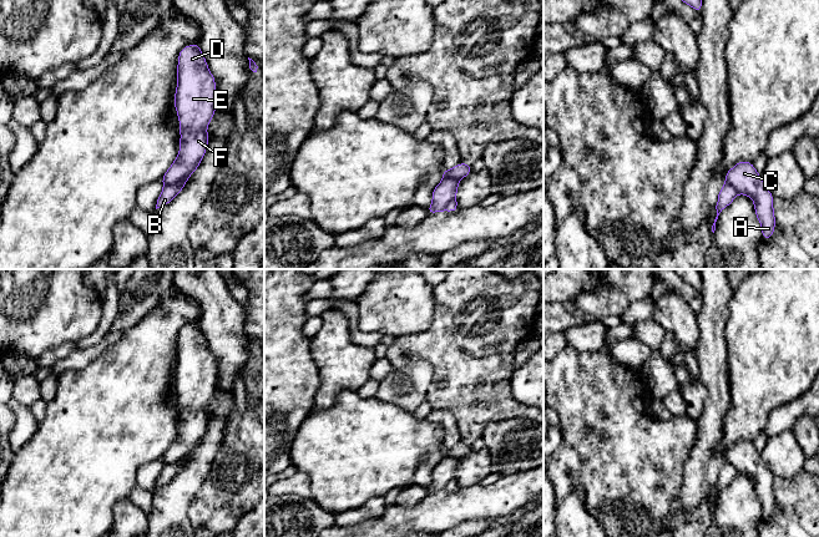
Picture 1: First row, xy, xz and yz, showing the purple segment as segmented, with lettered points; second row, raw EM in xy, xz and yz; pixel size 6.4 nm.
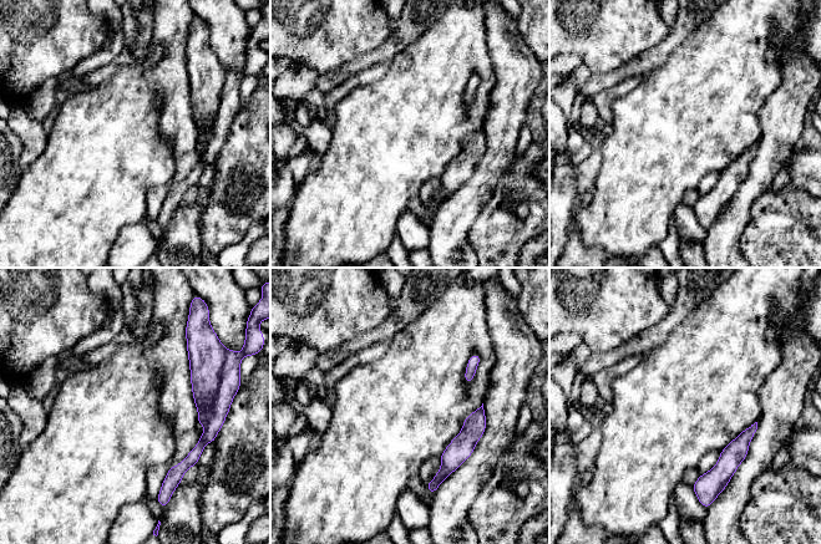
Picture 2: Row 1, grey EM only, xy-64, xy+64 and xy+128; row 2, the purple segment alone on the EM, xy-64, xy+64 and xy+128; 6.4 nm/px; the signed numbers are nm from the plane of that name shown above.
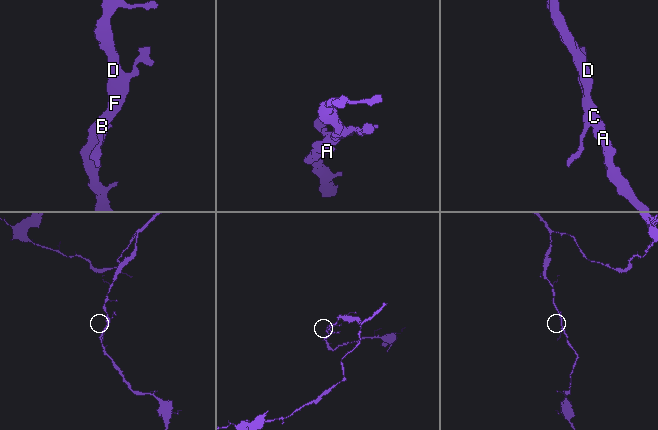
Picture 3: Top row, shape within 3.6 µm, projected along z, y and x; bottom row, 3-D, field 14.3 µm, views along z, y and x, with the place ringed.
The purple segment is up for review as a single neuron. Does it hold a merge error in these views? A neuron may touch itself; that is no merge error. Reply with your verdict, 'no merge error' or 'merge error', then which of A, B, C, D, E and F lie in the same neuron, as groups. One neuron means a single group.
merge error | A C D E F / B

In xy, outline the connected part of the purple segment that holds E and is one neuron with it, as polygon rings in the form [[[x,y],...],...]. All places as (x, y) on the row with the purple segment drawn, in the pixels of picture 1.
[[[197,44],[178,55],[175,107],[180,120],[180,153],[161,182],[176,184],[199,163],[208,146],[207,126],[216,113],[216,80]]]

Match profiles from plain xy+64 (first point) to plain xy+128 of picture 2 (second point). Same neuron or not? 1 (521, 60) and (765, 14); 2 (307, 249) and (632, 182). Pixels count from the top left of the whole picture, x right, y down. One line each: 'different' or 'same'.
1: different
2: same

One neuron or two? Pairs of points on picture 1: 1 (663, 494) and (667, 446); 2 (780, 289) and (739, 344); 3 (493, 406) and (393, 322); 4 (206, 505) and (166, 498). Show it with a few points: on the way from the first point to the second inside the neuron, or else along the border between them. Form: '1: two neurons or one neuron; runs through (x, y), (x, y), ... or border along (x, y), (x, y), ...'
1: one neuron; runs through (665, 482), (665, 457)
2: one neuron; runs through (780, 303), (753, 330)
3: two neurons; border along (431, 317), (431, 322), (424, 329), (397, 338)
4: two neurons; border along (206, 477), (190, 505), (190, 523)

